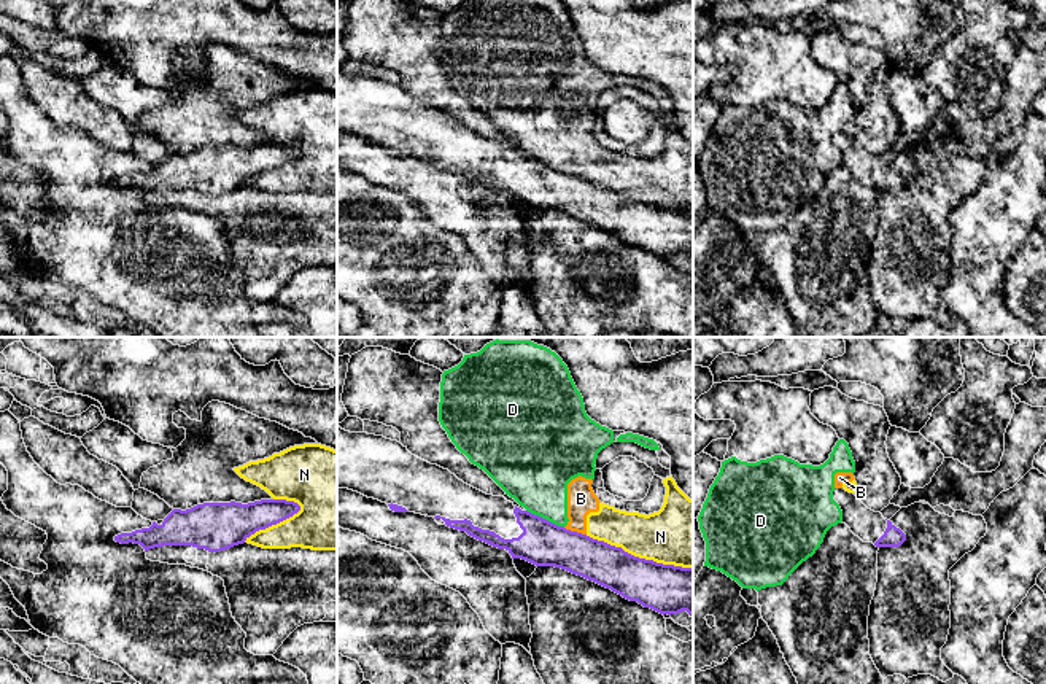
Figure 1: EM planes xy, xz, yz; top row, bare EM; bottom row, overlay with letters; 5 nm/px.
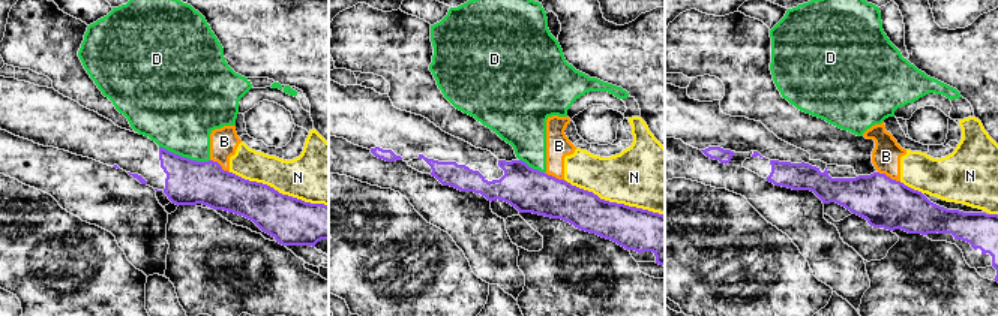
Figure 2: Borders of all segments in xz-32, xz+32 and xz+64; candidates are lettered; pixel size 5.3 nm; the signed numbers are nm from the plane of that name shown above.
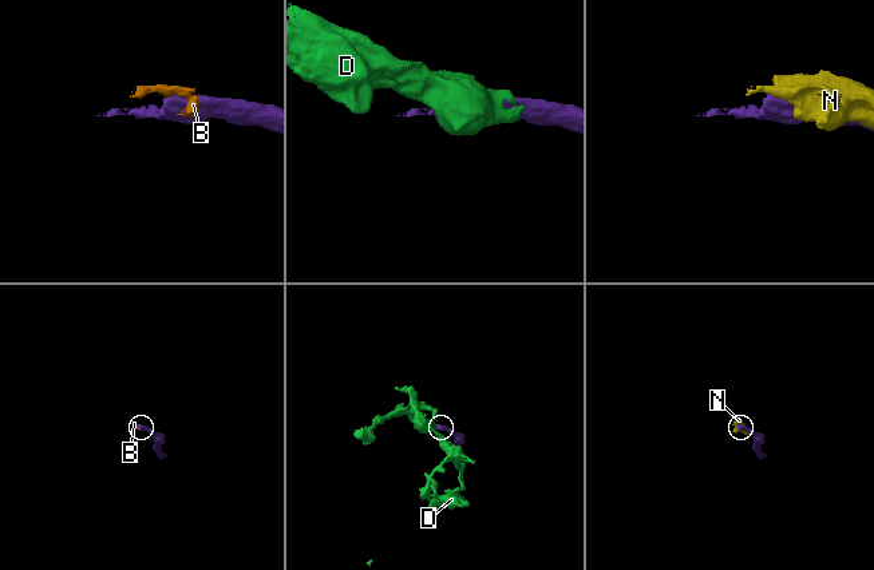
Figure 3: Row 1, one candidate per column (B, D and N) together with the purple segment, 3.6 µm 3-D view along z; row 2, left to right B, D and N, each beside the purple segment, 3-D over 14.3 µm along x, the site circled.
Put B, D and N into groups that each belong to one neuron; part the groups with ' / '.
B D N

